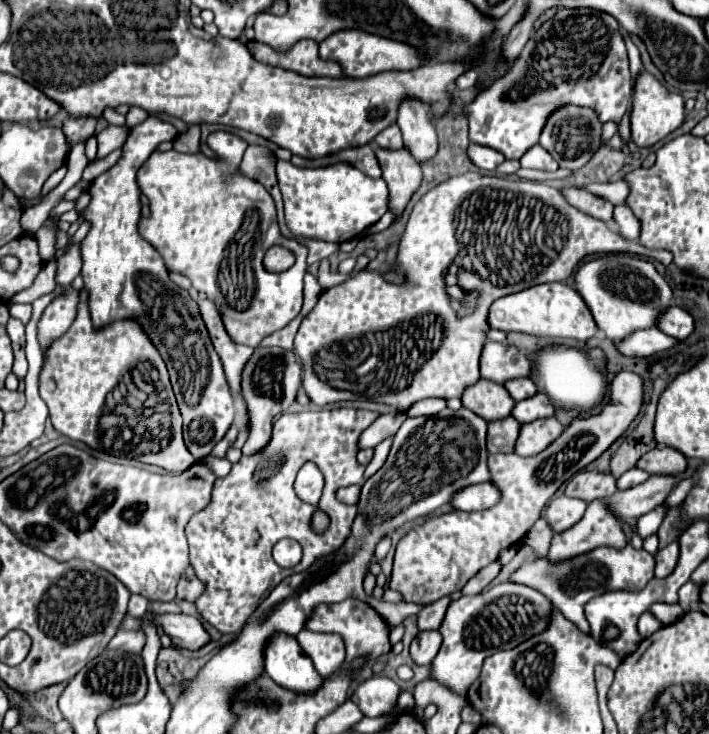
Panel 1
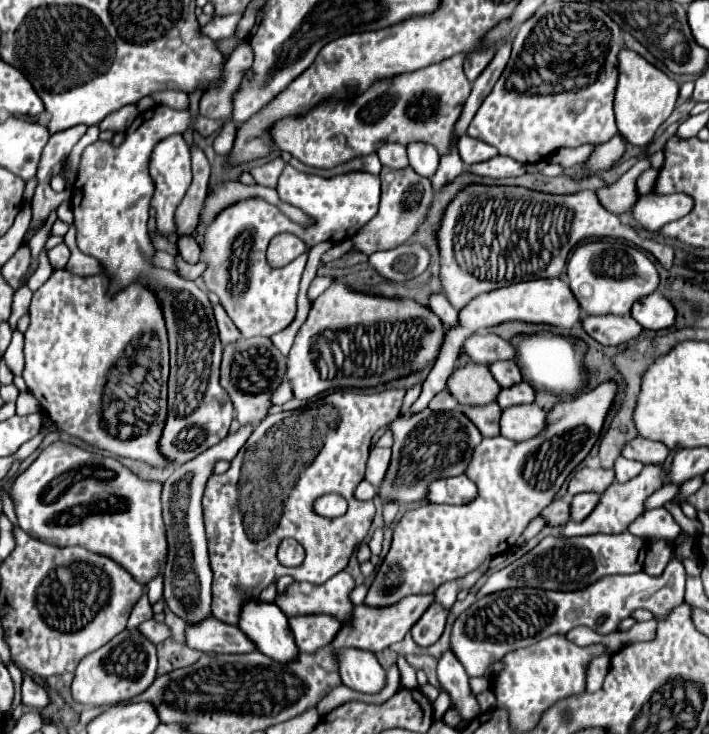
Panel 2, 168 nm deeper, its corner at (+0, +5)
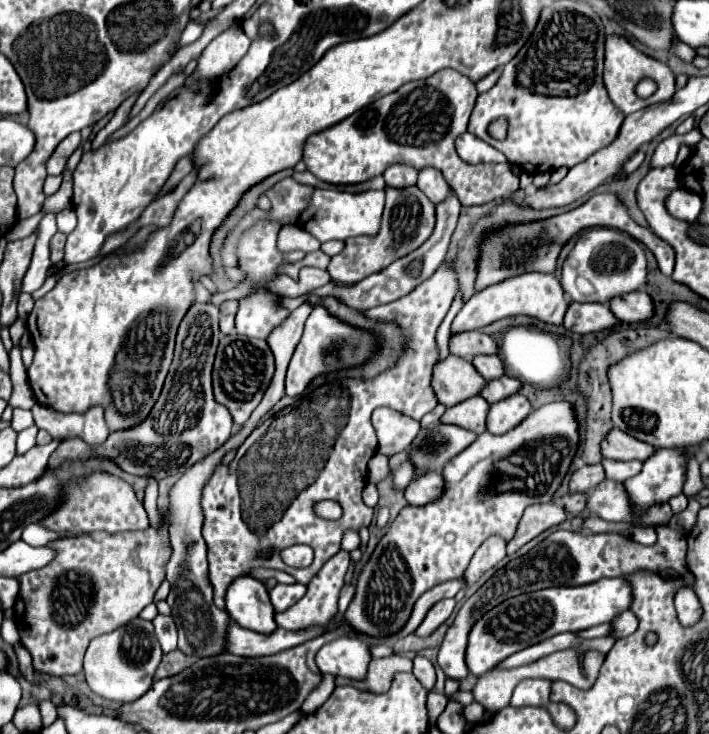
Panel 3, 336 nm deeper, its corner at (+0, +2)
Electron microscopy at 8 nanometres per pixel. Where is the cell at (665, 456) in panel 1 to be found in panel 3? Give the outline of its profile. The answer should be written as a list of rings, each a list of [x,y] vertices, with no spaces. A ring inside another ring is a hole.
[[[611,428],[607,432],[607,436],[601,440],[601,454],[603,454],[603,458],[611,458],[611,460],[645,462],[653,452],[655,452],[655,448],[635,440],[633,436],[627,436],[625,432],[619,432],[617,428]]]

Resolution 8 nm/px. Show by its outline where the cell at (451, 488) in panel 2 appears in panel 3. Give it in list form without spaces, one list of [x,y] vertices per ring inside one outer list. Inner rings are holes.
[[[423,472],[409,482],[409,486],[403,490],[403,496],[411,506],[423,506],[423,504],[439,498],[441,490],[443,490],[441,474],[439,472]]]

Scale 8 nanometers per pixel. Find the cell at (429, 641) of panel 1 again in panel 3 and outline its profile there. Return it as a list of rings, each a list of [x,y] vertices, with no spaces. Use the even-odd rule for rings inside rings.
[[[455,598],[439,600],[437,604],[433,604],[433,608],[429,608],[427,616],[423,618],[423,622],[419,624],[419,628],[415,630],[415,634],[421,636],[421,638],[427,638],[439,624],[443,624],[451,616],[453,608],[455,608]]]

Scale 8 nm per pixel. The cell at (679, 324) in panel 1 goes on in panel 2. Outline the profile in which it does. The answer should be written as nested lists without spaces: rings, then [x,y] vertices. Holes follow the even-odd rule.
[[[653,293],[651,297],[643,297],[643,301],[637,301],[631,309],[631,315],[645,329],[653,329],[653,331],[673,327],[677,319],[675,307],[661,293]]]

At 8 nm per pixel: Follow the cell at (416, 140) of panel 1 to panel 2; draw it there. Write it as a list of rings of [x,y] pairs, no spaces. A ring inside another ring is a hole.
[[[411,141],[407,145],[407,155],[409,155],[409,165],[423,177],[433,177],[435,169],[439,165],[439,153],[431,143],[423,141]]]

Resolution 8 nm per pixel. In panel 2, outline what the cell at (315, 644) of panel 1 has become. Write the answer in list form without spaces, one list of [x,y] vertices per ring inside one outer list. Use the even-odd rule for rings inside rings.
[[[295,617],[289,623],[303,653],[317,653],[321,647],[329,645],[341,629],[335,617]]]

